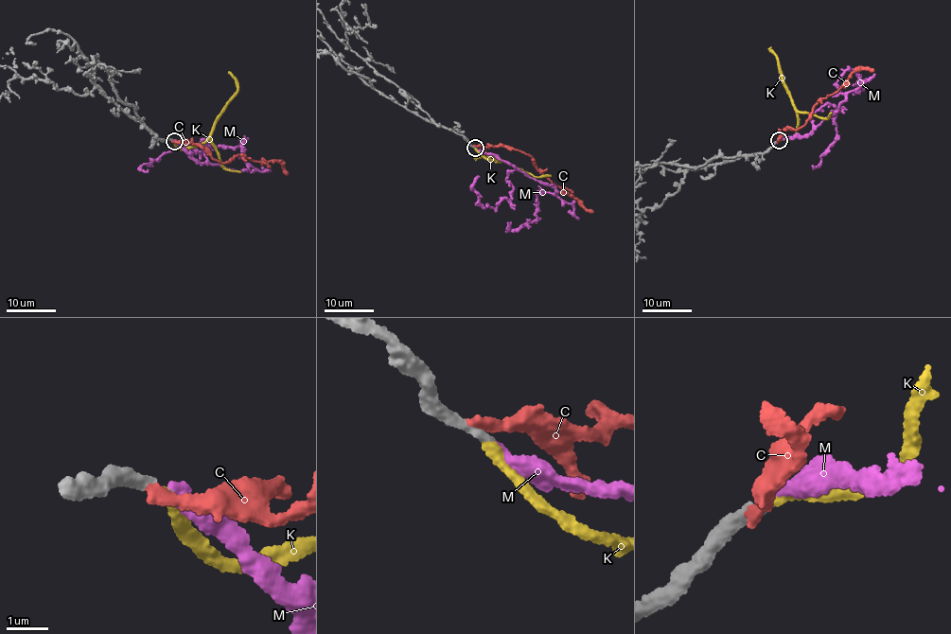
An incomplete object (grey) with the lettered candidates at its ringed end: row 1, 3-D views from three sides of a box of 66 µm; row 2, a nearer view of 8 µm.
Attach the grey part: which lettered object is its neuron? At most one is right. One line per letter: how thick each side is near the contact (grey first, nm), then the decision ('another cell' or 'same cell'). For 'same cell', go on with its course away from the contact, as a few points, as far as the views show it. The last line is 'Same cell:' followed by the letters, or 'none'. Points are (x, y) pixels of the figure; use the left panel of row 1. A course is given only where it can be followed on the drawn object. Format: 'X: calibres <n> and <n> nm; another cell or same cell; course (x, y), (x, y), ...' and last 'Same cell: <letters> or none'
C: calibres 320 and 280 nm; another cell
K: calibres 240 and 260 nm; same cell; course (173, 140), (180, 149), (185, 150), (208, 138), (218, 115), (237, 89), (237, 80), (229, 72)
M: calibres 220 and 280 nm; another cell
Same cell: K

